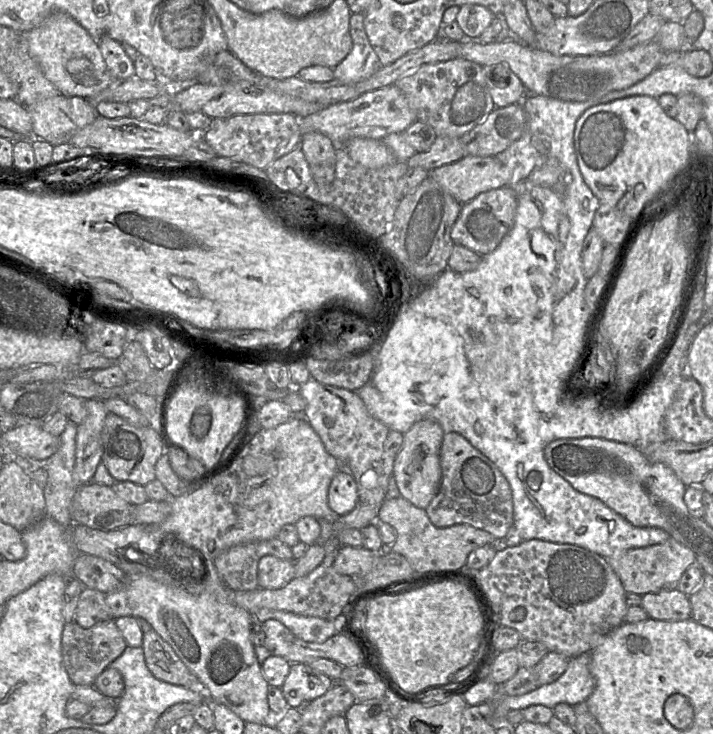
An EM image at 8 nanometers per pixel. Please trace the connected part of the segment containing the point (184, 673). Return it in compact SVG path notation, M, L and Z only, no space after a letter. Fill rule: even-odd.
M154 629L144 633L142 648L146 665L155 678L191 690L203 690L198 678Z

